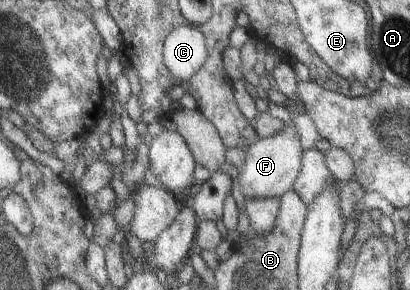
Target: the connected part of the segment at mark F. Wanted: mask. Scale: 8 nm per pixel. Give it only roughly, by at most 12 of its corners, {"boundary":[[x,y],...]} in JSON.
{"boundary":[[288,118],[243,150],[243,198],[279,197],[303,150]]}

